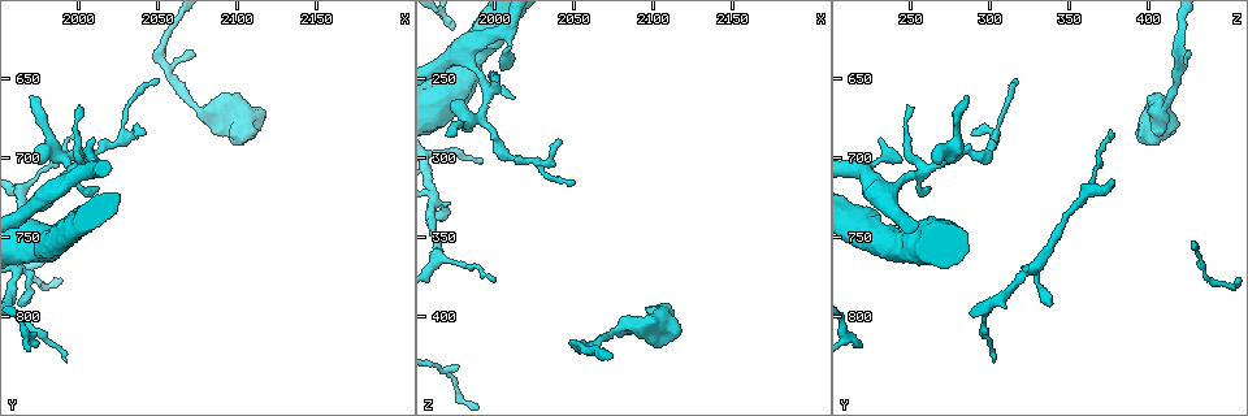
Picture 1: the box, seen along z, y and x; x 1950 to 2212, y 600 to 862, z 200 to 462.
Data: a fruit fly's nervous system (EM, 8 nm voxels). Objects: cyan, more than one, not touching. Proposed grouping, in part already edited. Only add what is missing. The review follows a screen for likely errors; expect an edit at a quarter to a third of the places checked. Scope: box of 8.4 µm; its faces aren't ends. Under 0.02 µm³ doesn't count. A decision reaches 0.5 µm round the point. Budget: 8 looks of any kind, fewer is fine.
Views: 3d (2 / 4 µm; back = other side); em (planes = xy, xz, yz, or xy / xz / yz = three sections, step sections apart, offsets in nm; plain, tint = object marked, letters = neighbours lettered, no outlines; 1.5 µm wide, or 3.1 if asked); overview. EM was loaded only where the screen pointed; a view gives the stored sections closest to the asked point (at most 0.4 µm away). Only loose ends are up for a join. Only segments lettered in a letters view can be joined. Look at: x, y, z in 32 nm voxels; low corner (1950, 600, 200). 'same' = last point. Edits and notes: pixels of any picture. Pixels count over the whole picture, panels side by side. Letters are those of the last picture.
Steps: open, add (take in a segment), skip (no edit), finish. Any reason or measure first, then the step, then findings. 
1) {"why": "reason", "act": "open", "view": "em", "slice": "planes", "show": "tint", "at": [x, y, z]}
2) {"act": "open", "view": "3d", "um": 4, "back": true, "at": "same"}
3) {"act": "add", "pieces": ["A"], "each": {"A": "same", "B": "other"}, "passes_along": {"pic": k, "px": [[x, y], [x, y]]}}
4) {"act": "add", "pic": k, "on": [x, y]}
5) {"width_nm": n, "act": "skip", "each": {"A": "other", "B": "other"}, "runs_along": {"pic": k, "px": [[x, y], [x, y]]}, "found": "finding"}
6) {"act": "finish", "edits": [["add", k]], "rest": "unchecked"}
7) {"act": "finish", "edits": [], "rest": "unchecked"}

{"why": "branch stops here", "act": "open", "view": "em", "slice": "planes", "show": "letters", "at": [1968, 662, 284]}

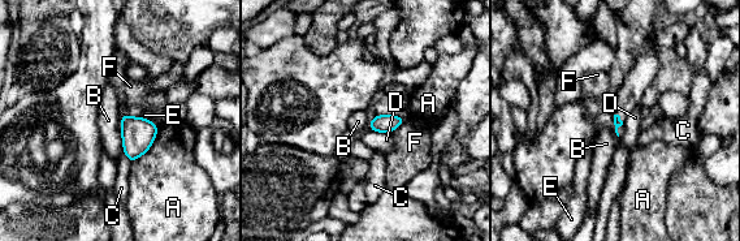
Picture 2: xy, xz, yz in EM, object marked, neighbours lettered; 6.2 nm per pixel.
{"longest_contact_nm": ["A", 280], "act": "skip", "each": {"A": "other", "B": "other", "C": "other", "D": "other", "E": "other", "F": "other"}, "border": {"pic": 2, "px": [[120, 127], [124, 151]]}, "found": "no lettered segment goes on from it"}

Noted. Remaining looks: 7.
{"why": "branch stops here", "act": "open", "view": "em", "slice": "planes", "show": "letters", "at": [2050, 650, 316]}

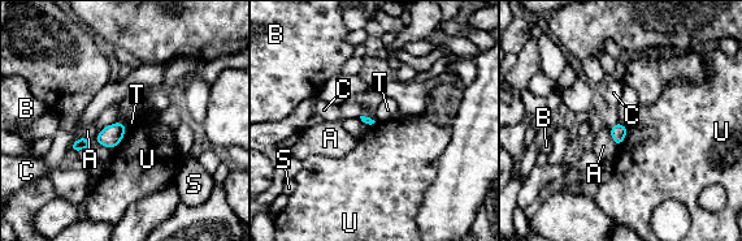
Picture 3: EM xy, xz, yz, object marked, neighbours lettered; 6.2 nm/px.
{"longest_contact_nm": ["U", 140], "act": "skip", "each": {"A": "other", "B": "other", "C": "other", "S": "other", "T": "other", "U": "other"}, "border": {"pic": 3, "px": [[628, 128], [624, 140], [617, 146]]}, "found": "none of them fits"}

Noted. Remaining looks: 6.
{"why": "thin end", "act": "open", "view": "em", "slice": "planes", "show": "plain", "at": [2072, 632, 424]}

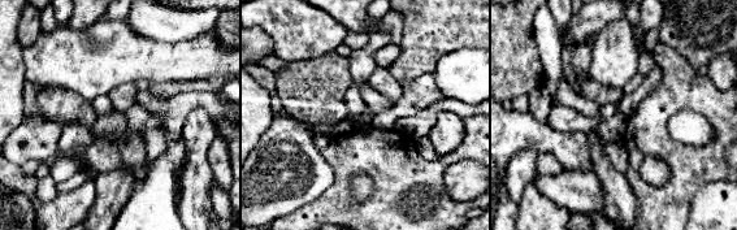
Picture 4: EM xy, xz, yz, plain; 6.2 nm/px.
{"why": "what lies round it", "act": "open", "view": "em", "slice": "planes", "show": "letters", "at": "same"}

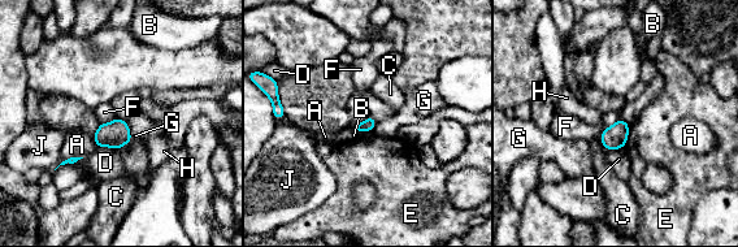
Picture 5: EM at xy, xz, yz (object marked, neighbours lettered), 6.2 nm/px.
{"width_nm": 80, "act": "skip", "each": {"A": "other", "B": "other", "C": "other", "D": "other", "E": "other", "F": "other", "G": "other", "H": "other", "J": "other"}, "found": "no lettered segment goes on from it"}

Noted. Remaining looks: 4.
{"act": "finish", "edits": [], "rest": "unchecked"}

